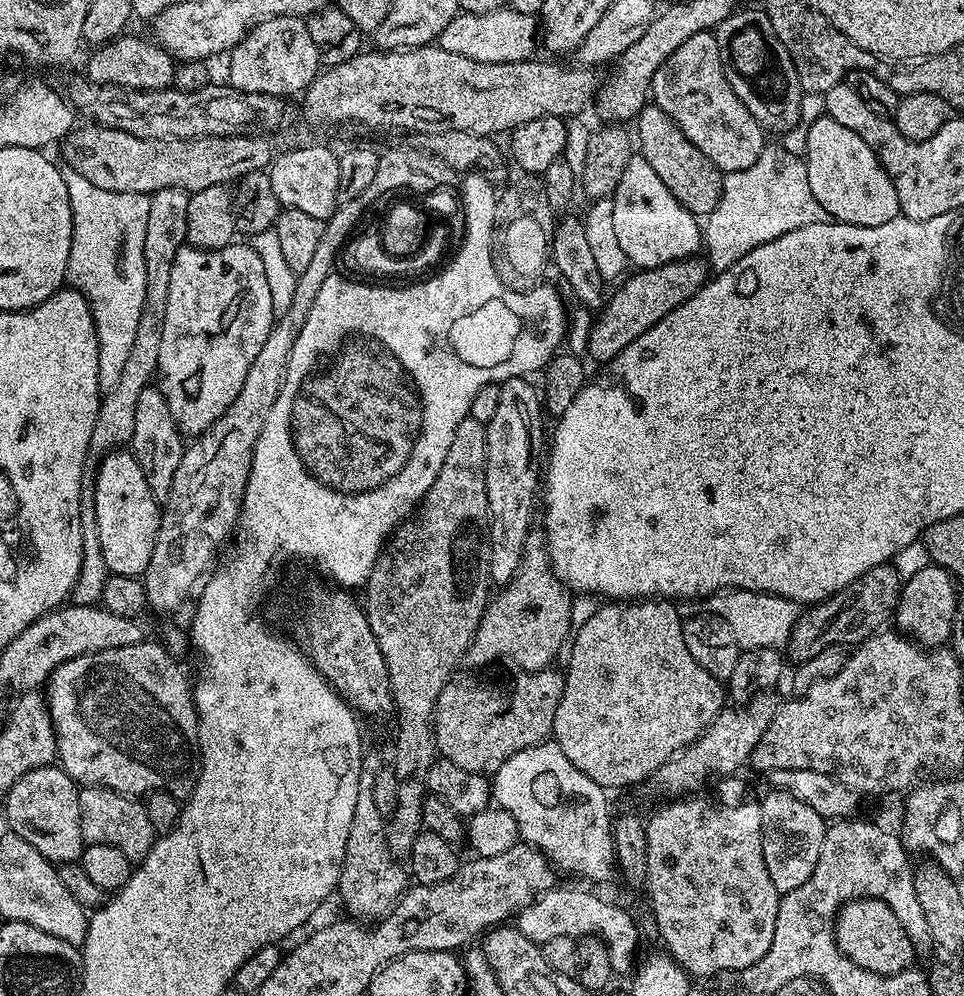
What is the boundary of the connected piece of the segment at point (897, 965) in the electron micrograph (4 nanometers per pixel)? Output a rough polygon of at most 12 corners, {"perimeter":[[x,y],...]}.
{"perimeter":[[881,900],[836,914],[836,945],[867,972],[893,976],[918,955]]}

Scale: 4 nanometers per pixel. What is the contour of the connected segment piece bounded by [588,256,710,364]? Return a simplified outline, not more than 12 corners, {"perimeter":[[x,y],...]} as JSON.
{"perimeter":[[698,256],[631,273],[588,336],[608,363],[707,283]]}

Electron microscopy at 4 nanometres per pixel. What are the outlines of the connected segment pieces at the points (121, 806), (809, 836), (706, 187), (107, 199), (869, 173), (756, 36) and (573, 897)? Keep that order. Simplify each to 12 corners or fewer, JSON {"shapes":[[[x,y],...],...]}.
{"shapes":[[[81,787],[85,845],[139,862],[158,839],[143,803]],[[794,794],[760,800],[770,882],[798,890],[822,854],[825,817]],[[660,108],[634,125],[639,155],[693,216],[722,198],[724,173]],[[65,167],[67,283],[96,323],[98,382],[122,375],[146,302],[145,194]],[[827,114],[806,134],[810,191],[833,221],[900,215],[874,150]],[[763,7],[714,29],[726,82],[765,133],[805,92]],[[584,888],[537,896],[514,924],[550,938],[604,941],[617,969],[640,940],[626,909]]]}

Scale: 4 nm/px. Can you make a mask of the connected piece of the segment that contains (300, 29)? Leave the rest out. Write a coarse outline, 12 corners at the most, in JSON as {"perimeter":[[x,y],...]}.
{"perimeter":[[299,16],[253,24],[227,60],[240,92],[299,97],[322,71]]}

